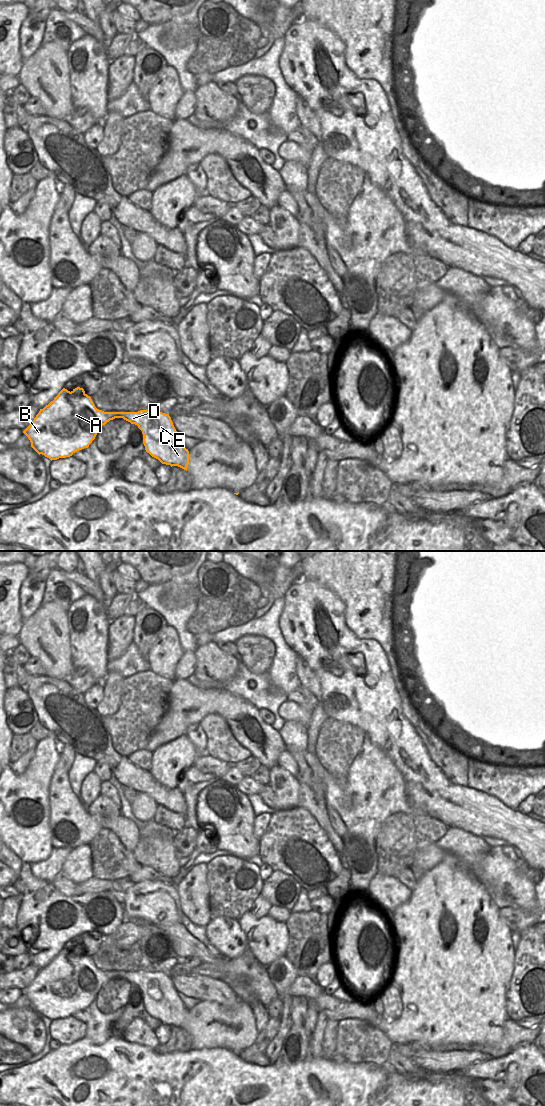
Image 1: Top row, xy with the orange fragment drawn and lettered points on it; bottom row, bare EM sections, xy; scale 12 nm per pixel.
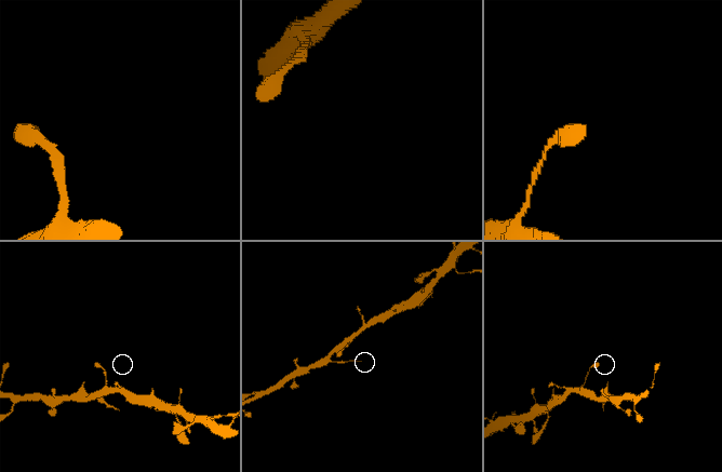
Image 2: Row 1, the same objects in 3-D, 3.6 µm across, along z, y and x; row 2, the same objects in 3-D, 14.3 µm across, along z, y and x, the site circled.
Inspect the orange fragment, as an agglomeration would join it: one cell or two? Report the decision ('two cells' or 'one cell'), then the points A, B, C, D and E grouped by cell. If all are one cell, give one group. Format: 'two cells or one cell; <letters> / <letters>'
two cells; A B / C D E

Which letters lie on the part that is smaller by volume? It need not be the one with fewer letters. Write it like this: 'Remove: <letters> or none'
Remove: C, D, E

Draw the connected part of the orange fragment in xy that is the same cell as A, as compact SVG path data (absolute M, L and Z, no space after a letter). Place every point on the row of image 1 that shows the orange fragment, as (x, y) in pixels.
M63 388L58 395L40 409L32 423L23 431L31 442L31 447L40 455L52 460L72 456L75 452L88 448L97 433L110 420L123 418L127 412L104 412L95 407L83 388L71 392Z

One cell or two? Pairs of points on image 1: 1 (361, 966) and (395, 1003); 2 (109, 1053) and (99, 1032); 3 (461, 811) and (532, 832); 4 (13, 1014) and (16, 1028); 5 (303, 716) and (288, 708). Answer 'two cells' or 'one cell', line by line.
1: two cells
2: two cells
3: one cell
4: one cell
5: one cell

